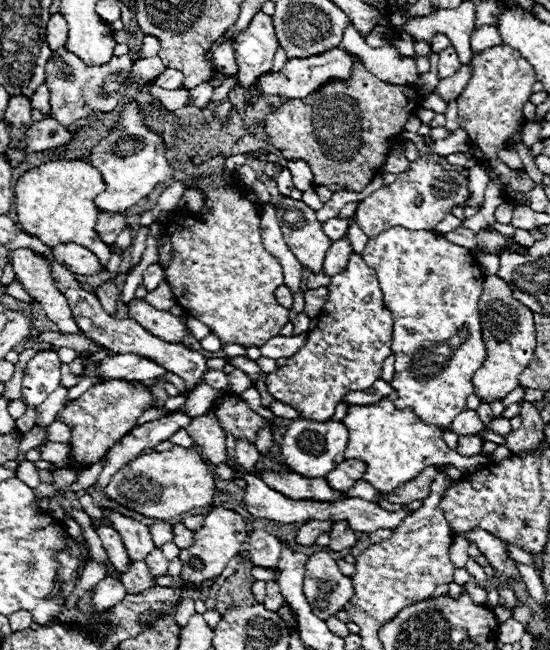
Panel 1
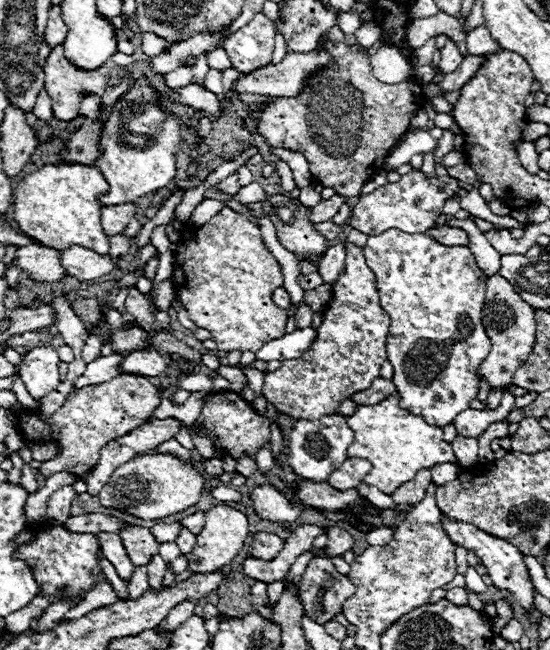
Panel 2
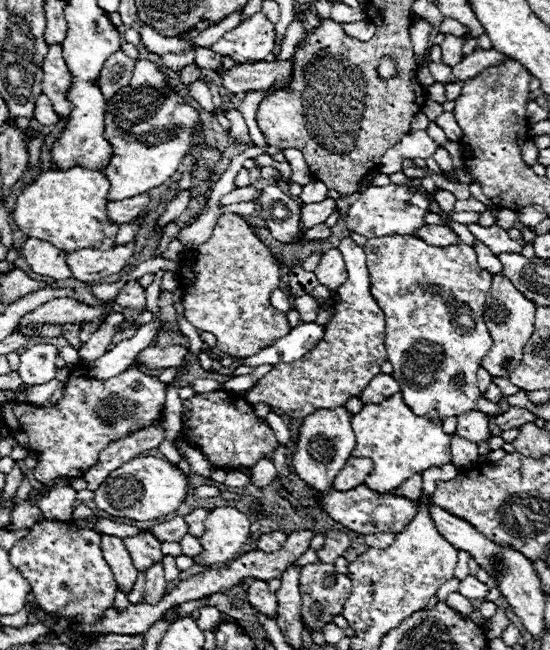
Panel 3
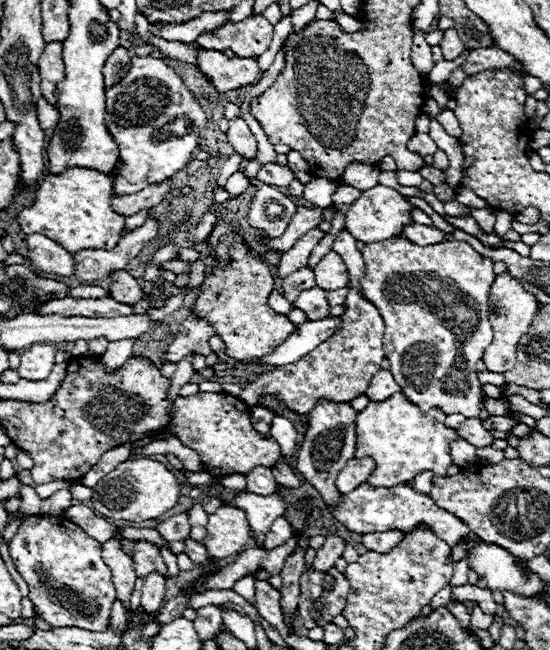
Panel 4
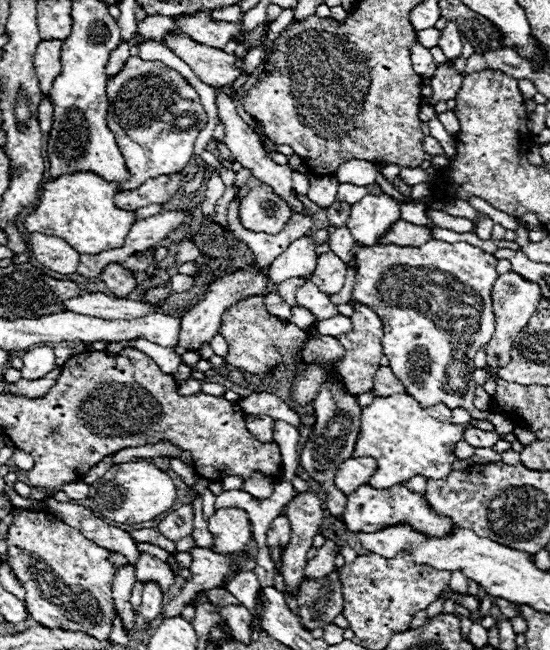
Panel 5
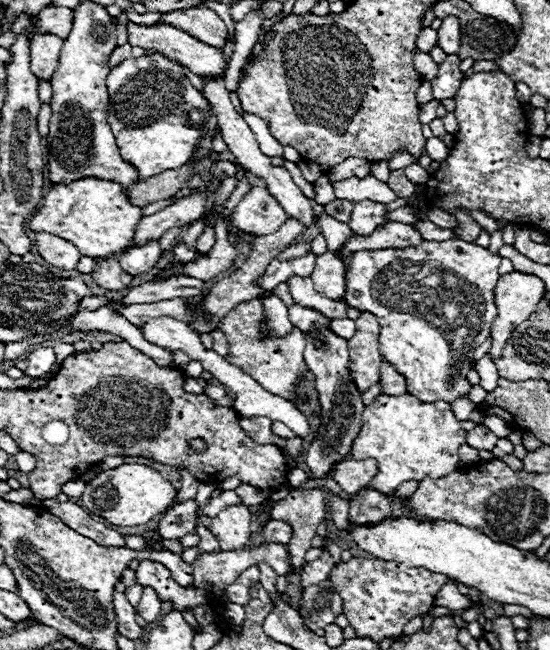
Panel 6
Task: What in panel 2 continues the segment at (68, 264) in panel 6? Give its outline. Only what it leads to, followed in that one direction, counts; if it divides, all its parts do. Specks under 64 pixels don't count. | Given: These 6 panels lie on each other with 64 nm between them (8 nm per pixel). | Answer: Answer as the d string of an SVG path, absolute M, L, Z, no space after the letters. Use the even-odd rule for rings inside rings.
M32 242L28 246L20 246L16 250L18 266L26 270L34 280L46 280L56 282L66 274L64 266L60 264L60 252L54 248L48 248L40 242Z

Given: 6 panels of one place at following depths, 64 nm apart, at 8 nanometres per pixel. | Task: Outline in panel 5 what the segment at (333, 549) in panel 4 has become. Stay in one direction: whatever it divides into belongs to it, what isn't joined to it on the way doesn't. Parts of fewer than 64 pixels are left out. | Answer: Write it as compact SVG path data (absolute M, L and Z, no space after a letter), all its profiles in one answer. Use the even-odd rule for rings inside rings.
M326 540L326 544L322 548L318 548L316 556L312 560L308 560L306 568L304 568L304 578L324 578L326 574L334 572L334 556L336 556L338 546L332 540Z

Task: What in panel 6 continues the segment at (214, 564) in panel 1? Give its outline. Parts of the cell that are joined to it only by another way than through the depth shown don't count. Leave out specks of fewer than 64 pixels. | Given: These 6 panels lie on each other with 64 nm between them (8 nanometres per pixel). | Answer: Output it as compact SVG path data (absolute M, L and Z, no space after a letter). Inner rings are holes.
M244 504L226 506L210 526L210 532L218 538L222 550L238 550L244 548L250 540L250 510Z

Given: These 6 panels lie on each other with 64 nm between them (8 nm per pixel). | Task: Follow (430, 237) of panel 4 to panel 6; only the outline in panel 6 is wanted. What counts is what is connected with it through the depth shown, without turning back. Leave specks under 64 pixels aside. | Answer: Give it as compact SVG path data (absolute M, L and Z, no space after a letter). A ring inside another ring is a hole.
M390 222L378 226L374 234L370 236L358 236L354 234L346 244L336 252L338 258L348 258L348 254L358 252L358 250L374 250L374 248L408 248L408 246L418 246L422 242L422 236L408 224L402 222Z

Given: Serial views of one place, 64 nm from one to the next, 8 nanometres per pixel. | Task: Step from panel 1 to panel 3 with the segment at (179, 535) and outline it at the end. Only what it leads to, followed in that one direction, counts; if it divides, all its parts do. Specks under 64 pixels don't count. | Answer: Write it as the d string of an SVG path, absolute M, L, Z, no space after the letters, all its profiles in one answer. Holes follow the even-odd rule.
M186 534L186 536L180 540L180 544L182 544L182 554L186 554L186 556L190 556L190 558L194 558L194 556L198 556L198 554L202 552L202 546L200 546L198 538L194 538L194 536L190 536L190 534Z

